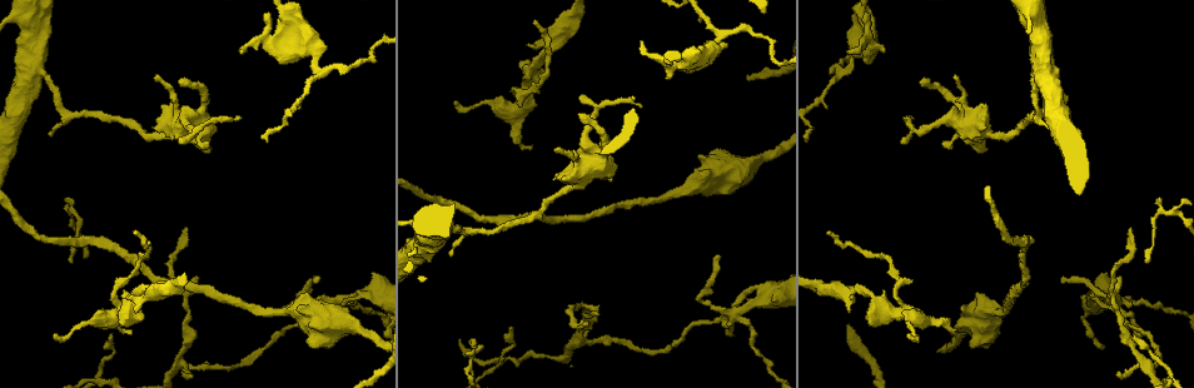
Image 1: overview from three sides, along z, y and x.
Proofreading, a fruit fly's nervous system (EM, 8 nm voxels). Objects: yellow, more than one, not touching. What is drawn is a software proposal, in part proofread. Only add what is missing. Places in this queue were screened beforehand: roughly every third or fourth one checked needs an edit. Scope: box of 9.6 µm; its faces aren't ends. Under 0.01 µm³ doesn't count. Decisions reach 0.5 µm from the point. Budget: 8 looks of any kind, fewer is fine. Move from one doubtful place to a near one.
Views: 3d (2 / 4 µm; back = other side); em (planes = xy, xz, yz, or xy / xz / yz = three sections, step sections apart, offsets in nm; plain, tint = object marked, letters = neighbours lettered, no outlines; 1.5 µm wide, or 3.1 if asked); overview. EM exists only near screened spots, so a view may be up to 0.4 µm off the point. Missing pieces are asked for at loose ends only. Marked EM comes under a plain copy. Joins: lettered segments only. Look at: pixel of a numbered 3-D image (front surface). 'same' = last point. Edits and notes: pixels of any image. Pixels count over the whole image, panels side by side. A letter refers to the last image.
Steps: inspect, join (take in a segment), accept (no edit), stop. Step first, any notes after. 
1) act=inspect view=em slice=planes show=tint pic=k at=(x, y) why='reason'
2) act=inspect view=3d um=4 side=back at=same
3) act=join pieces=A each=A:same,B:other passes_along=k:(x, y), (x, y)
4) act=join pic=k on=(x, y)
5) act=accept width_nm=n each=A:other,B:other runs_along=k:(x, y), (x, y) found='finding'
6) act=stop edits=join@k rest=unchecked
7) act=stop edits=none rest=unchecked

act=inspect view=3d um=4 pic=1 at=(455, 101) why='free end'

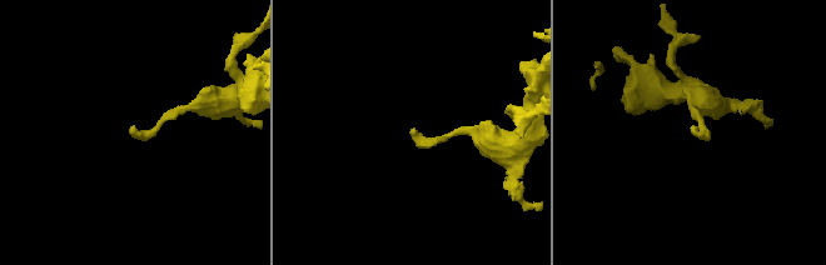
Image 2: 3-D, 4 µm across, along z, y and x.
act=inspect view=em slice=planes show=letters pic=2 at=(411, 131) why='now the EM'

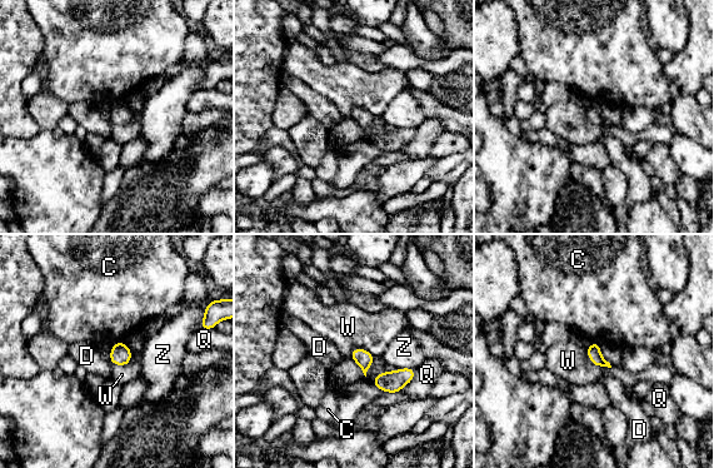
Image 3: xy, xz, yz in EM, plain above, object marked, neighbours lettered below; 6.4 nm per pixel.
act=accept longest_contact=Q:180nm each=C:other,D:other,Q:other,W:other,Z:other border=3:(131, 352), (126, 364), (113, 364) found='no lettered segment goes on from it'

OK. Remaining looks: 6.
act=inspect view=3d um=2 pic=1 at=(181, 79) why='an open end'

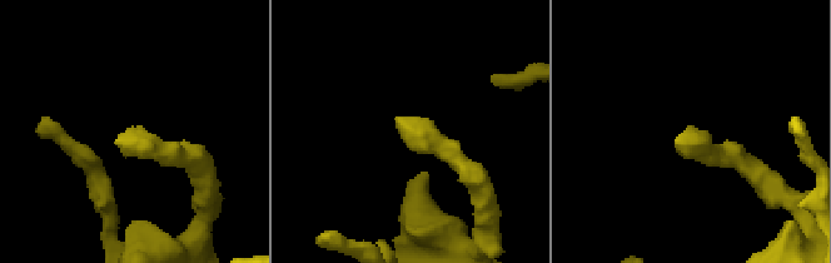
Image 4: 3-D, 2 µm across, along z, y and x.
act=inspect view=em slice=planes show=letters pic=4 at=(130, 129) why='now the EM'

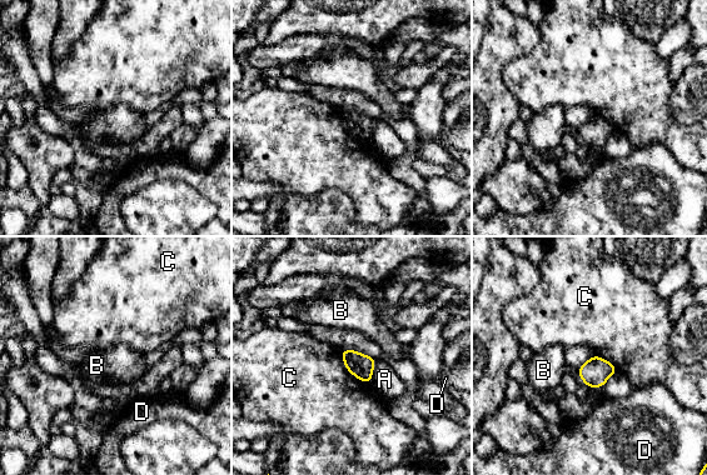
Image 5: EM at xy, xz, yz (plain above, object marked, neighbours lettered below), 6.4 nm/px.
act=accept width_nm=150 each=A:other,B:other,C:other,D:other border=5:(339, 350), (344, 366), (371, 384) found='no lettered segment goes on from it'

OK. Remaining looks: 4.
act=inspect view=3d um=2 pic=1 at=(913, 117) why='thin end'

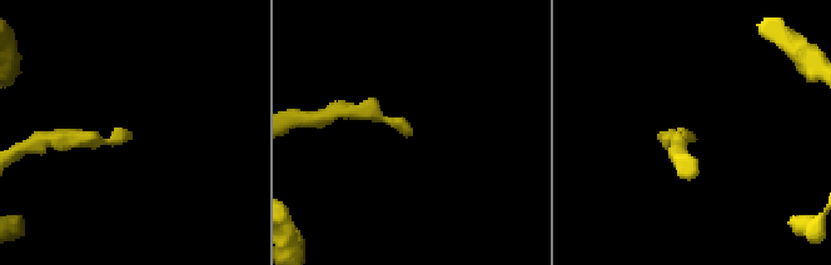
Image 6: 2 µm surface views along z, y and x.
act=inspect view=em slice=planes show=letters pic=6 at=(692, 135) why='now the EM'

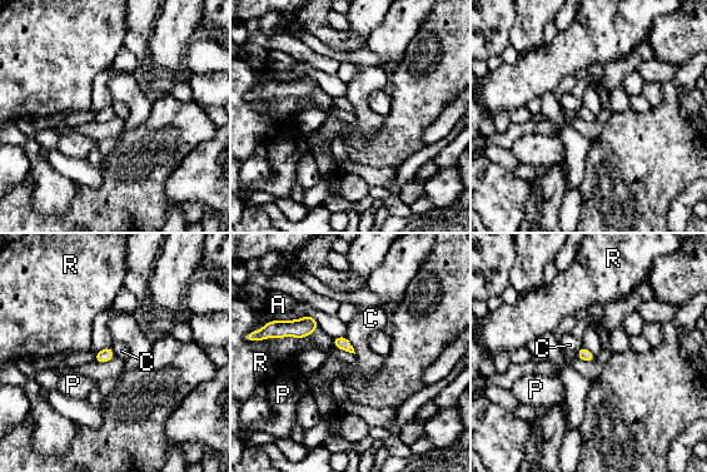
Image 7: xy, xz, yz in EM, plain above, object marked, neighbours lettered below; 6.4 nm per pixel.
act=accept each=A:other,C:other,P:other,R:other border=7:(344, 336), (356, 353) found='no lettered segment goes on from it'

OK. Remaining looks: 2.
act=stop edits=none rest=unchecked

